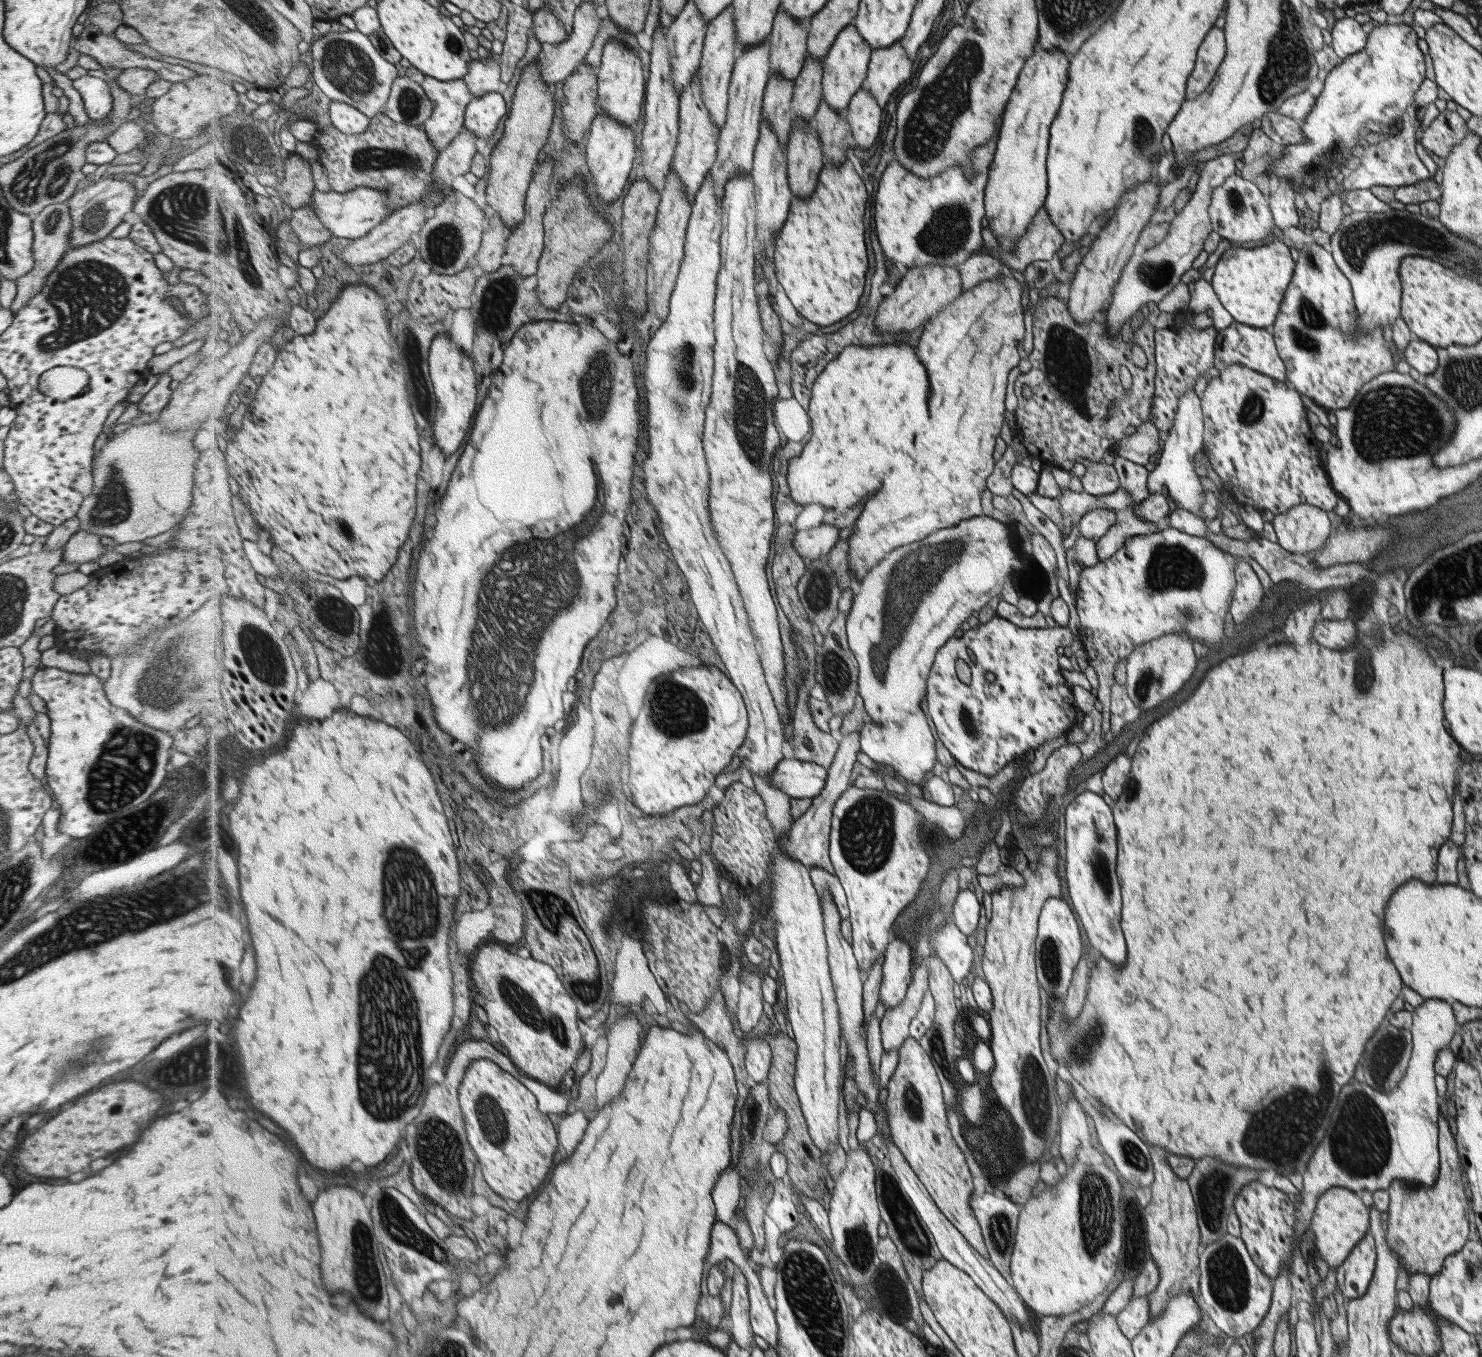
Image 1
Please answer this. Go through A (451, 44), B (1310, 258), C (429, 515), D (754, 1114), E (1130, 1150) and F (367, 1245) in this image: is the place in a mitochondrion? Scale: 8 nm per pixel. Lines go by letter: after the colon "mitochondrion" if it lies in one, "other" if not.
A: mitochondrion
B: mitochondrion
C: other
D: mitochondrion
E: mitochondrion
F: mitochondrion

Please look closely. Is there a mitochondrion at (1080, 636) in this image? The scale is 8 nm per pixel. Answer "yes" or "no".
no

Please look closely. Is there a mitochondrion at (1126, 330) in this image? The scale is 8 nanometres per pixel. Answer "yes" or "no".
no

